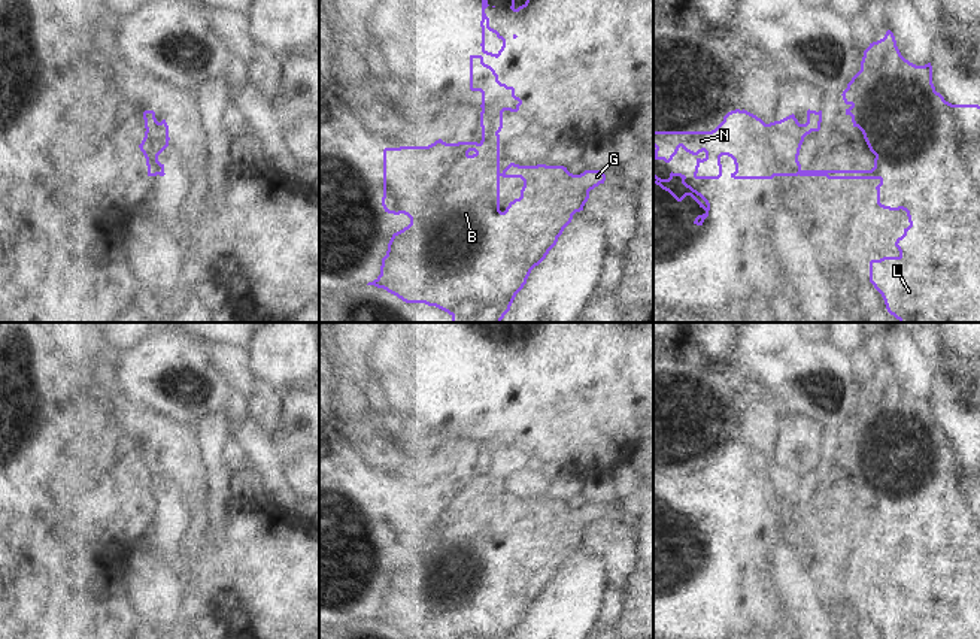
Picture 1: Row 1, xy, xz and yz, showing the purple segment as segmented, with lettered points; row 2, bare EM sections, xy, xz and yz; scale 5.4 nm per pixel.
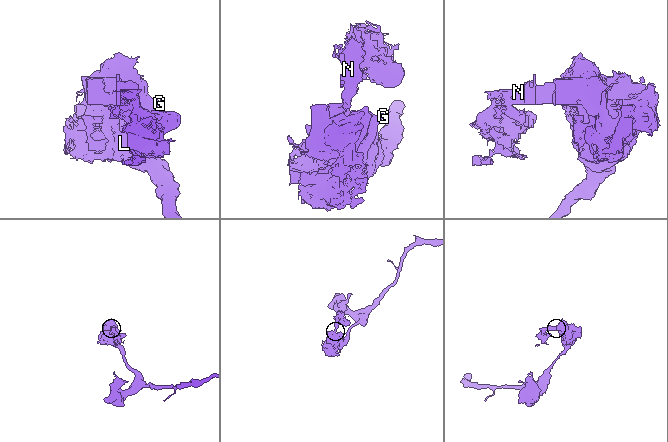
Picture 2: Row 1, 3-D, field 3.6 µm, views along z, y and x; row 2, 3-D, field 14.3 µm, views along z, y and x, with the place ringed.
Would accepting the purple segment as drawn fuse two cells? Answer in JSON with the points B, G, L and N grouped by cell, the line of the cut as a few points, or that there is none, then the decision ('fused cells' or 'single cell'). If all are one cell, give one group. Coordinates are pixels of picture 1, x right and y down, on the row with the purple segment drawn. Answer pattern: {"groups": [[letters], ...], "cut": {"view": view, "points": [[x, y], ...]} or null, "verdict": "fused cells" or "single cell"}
{"groups": [["B", "G", "L"], ["N"]], "cut": {"view": "xz", "points": [[497, 132], [482, 141]]}, "verdict": "fused cells"}

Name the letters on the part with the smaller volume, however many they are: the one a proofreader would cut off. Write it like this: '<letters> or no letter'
N

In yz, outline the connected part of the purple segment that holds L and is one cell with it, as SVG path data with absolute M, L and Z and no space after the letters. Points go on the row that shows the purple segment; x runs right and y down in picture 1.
M891 30L864 51L861 70L843 91L843 100L876 155L871 170L800 170L800 176L828 179L879 179L877 205L905 211L910 225L896 239L898 257L870 261L870 282L899 322L980 322L980 106L952 105L935 91L932 66L905 60Z

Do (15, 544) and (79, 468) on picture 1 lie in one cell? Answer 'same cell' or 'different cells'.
same cell

